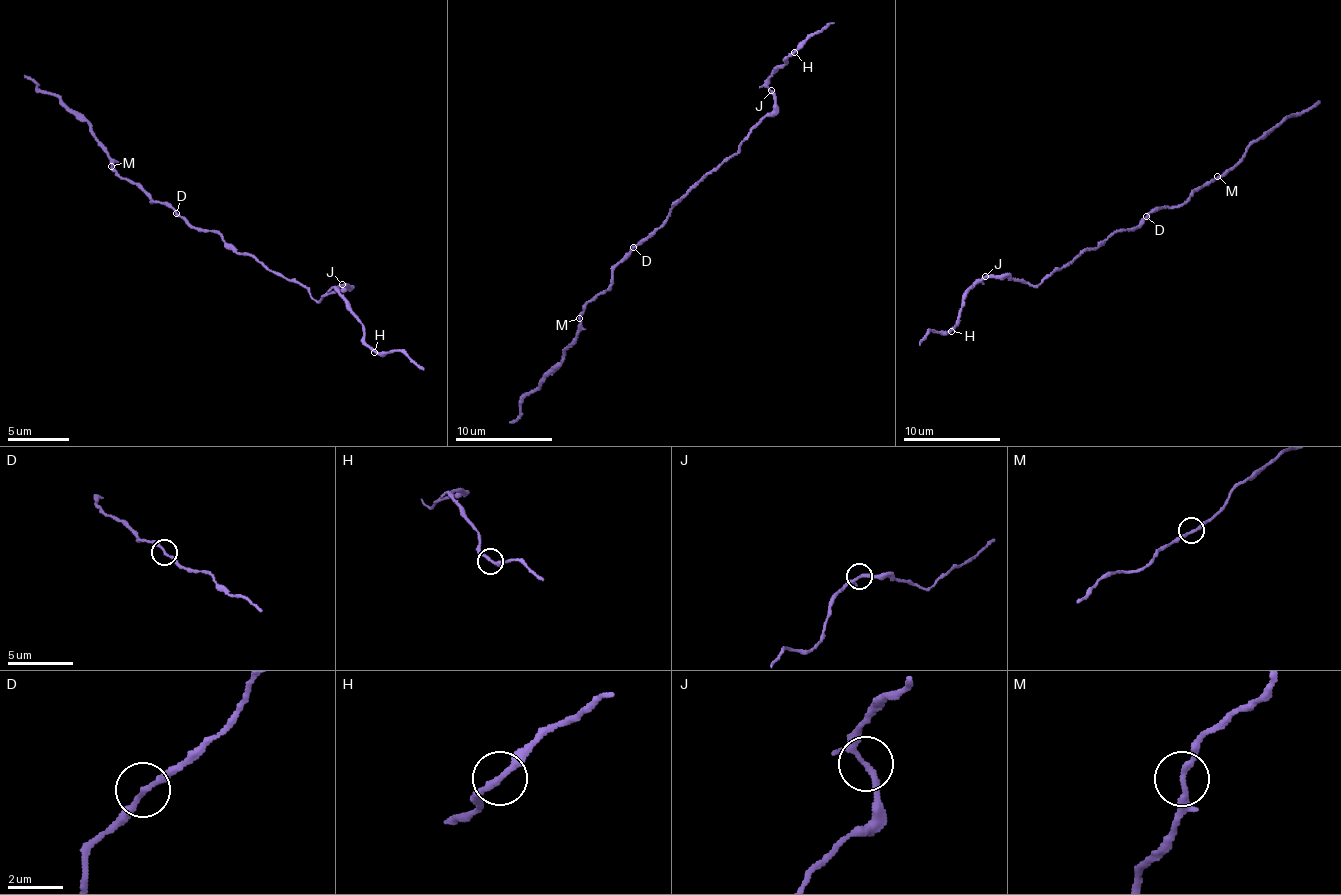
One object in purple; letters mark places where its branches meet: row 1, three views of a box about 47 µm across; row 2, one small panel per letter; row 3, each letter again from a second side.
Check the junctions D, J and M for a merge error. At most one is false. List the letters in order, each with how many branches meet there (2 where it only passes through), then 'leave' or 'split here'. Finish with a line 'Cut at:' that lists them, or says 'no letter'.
D: 2 | leave
J: 3 | leave
M: 2 | leave
Cut at: no letter

